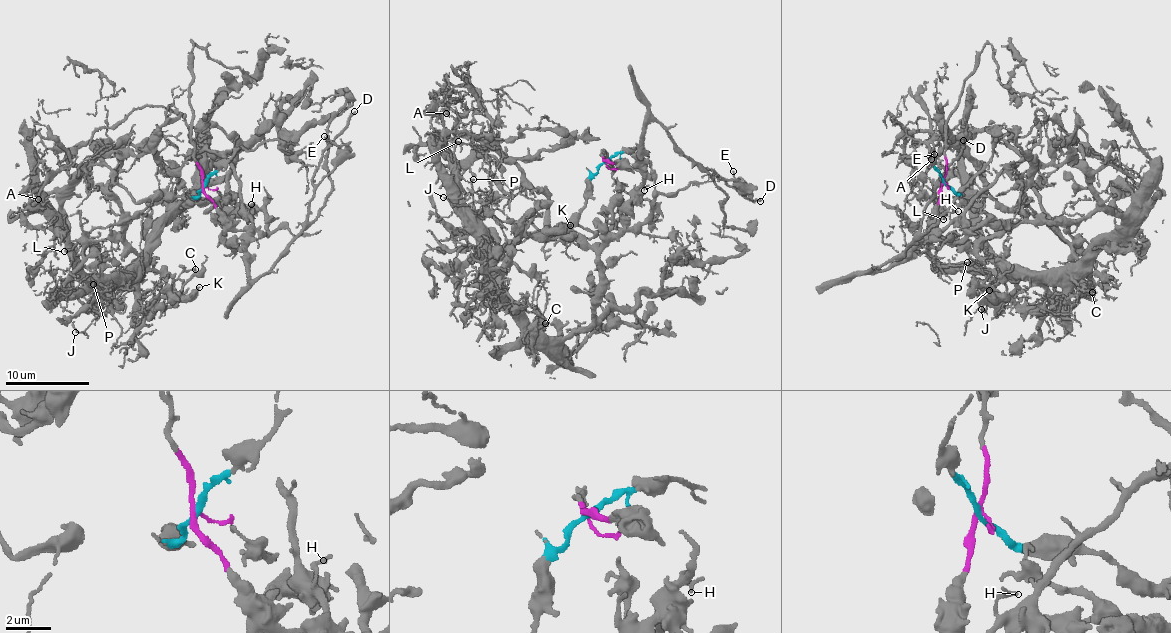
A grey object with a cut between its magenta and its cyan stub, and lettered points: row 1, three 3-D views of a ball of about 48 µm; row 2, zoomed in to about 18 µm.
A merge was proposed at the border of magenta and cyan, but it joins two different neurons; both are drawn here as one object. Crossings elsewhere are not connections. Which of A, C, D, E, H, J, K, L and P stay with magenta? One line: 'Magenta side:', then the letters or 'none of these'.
Magenta side: D, E, H

